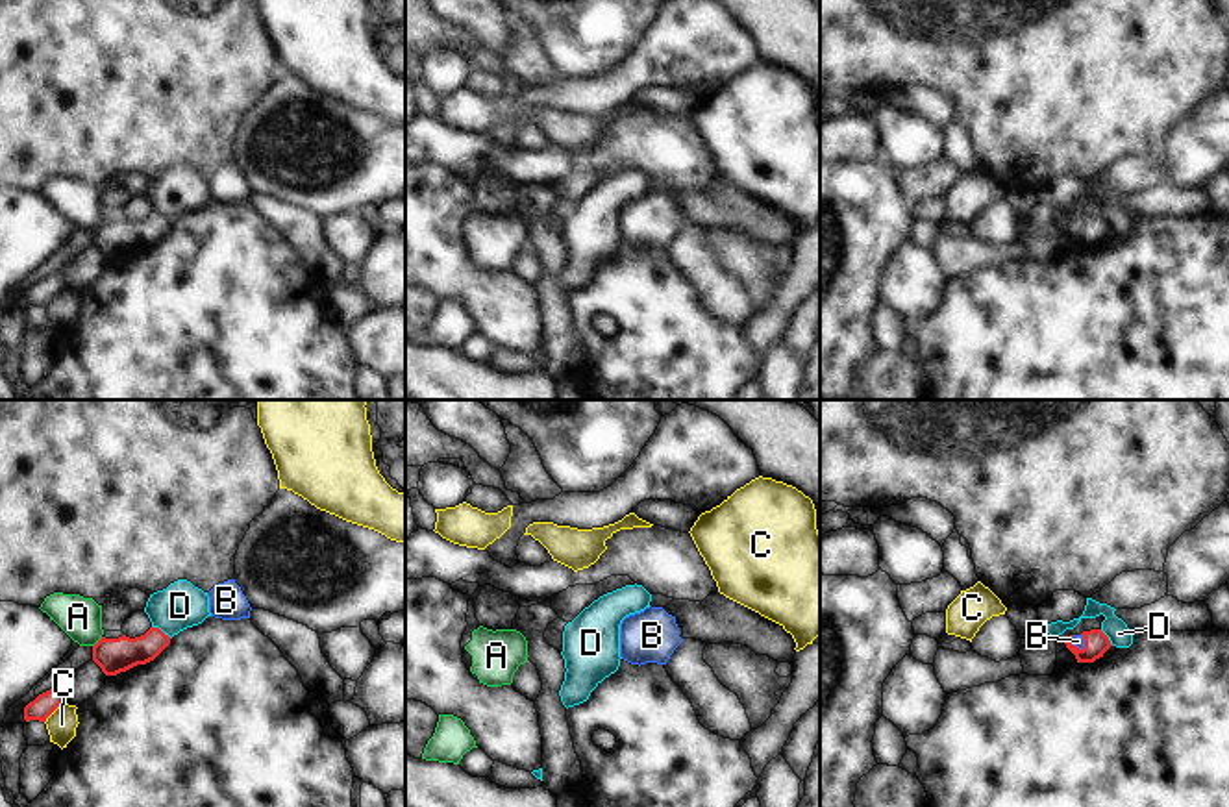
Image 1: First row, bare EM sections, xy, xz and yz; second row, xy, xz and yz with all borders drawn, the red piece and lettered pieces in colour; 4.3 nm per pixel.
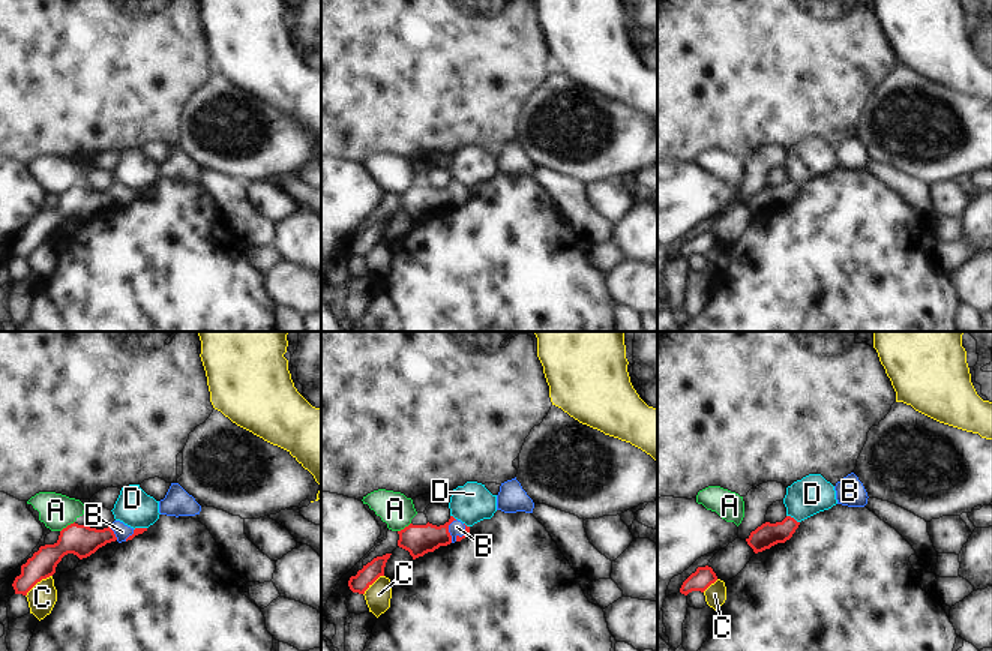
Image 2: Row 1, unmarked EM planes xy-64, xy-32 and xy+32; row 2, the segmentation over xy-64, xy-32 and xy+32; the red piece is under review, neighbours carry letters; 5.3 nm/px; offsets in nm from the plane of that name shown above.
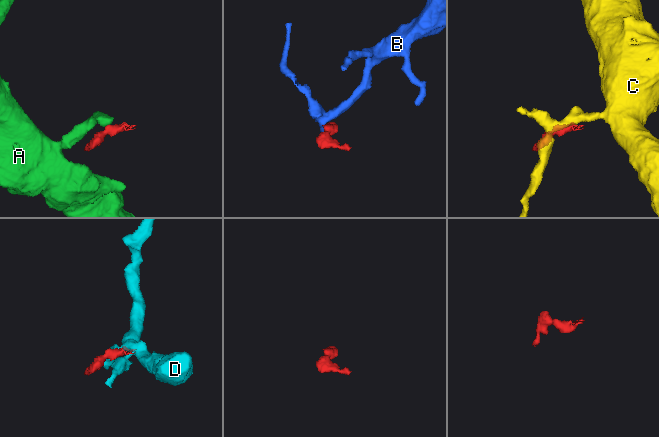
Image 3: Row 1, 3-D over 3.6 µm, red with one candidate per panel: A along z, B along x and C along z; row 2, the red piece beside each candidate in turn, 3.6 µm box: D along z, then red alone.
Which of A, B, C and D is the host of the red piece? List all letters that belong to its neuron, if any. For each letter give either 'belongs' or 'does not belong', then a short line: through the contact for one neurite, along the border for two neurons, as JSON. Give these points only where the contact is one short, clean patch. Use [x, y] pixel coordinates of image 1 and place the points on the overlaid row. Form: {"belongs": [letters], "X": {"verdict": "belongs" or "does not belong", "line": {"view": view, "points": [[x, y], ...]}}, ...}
{"belongs": ["B"], "A": {"verdict": "does not belong", "line": {"view": "xy", "points": [[102, 637], [93, 646]]}}, "B": {"verdict": "belongs", "line": {"view": "yz", "points": [[1096, 643], [1076, 646], [1078, 641]]}}, "C": {"verdict": "does not belong", "line": {"view": "xy", "points": [[63, 702], [45, 722]]}}, "D": {"verdict": "does not belong", "line": {"view": "xy", "points": [[152, 626], [158, 626], [171, 637]]}}}

